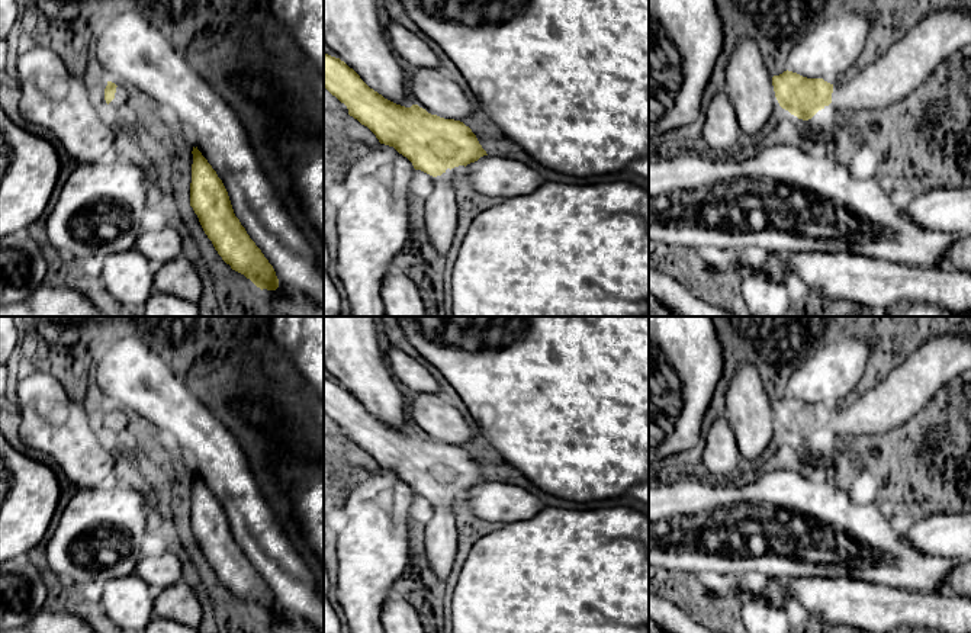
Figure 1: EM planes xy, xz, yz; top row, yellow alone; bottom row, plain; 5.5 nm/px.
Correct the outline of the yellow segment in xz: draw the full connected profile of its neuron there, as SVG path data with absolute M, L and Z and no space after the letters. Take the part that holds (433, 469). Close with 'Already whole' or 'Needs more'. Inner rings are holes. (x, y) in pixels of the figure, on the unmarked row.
M324 377L324 412L348 434L348 440L367 452L380 469L393 472L406 482L415 495L421 495L434 505L434 515L425 524L427 559L434 575L446 582L454 568L456 546L456 505L446 498L447 494L467 491L488 481L476 460L460 446L444 444L428 438L418 430L405 433L396 430L370 414L360 401L340 383Z. Needs more

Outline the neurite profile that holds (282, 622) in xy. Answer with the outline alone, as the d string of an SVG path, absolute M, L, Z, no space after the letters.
M279 605L276 616L263 614L263 618L271 633L321 633L312 624L287 614L282 605Z

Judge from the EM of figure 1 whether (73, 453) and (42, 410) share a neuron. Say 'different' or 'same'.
same

